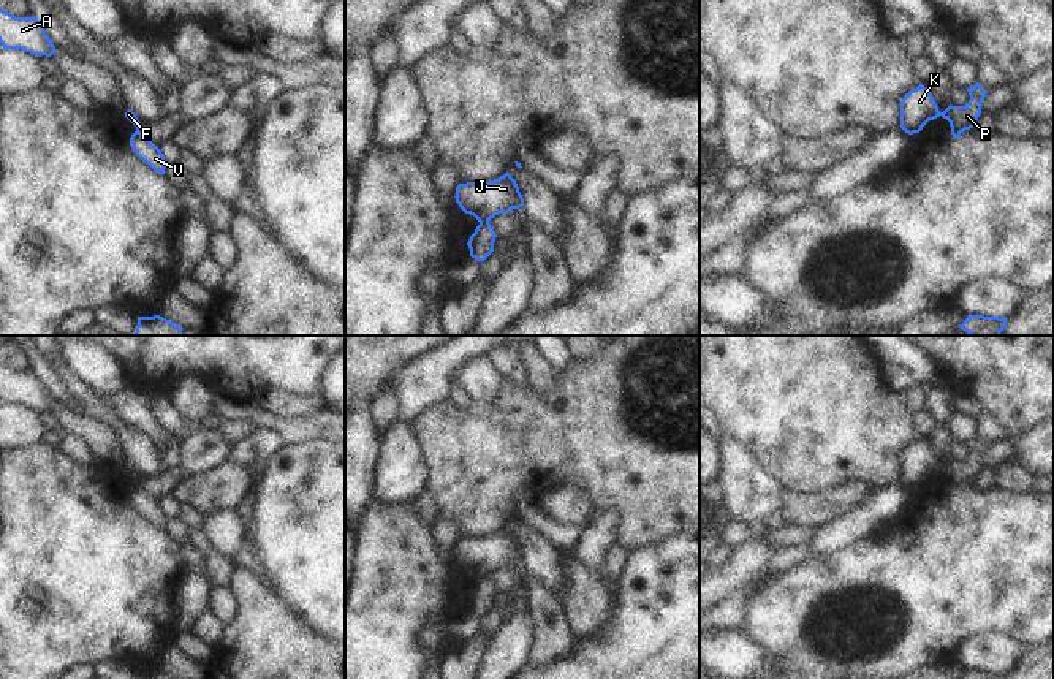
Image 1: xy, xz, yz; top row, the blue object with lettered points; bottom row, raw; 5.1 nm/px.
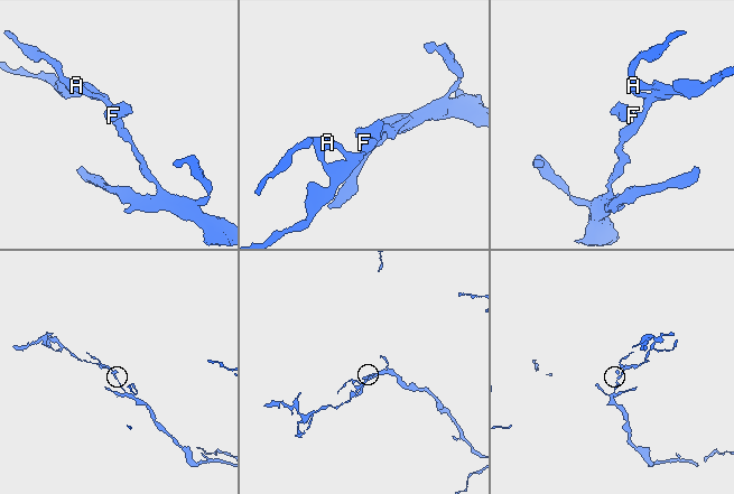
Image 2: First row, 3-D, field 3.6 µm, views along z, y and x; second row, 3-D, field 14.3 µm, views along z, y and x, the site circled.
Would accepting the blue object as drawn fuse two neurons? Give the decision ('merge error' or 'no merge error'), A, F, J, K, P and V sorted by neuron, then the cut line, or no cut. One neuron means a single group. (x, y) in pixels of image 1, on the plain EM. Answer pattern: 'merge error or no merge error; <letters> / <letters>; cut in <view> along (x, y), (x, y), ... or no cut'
merge error; A F P V / J K; cut in xz along (488, 575), (480, 578)

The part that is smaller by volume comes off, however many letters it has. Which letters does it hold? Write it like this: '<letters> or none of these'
J, K

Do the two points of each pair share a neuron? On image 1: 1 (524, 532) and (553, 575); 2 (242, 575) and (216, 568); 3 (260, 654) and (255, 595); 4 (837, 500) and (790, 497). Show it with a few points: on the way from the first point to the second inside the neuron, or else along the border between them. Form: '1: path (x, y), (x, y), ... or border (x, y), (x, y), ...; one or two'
1: path (532, 543), (546, 564); one
2: border (235, 565), (227, 584); two
3: path (260, 640), (260, 610); one
4: path (826, 504), (801, 504); one

